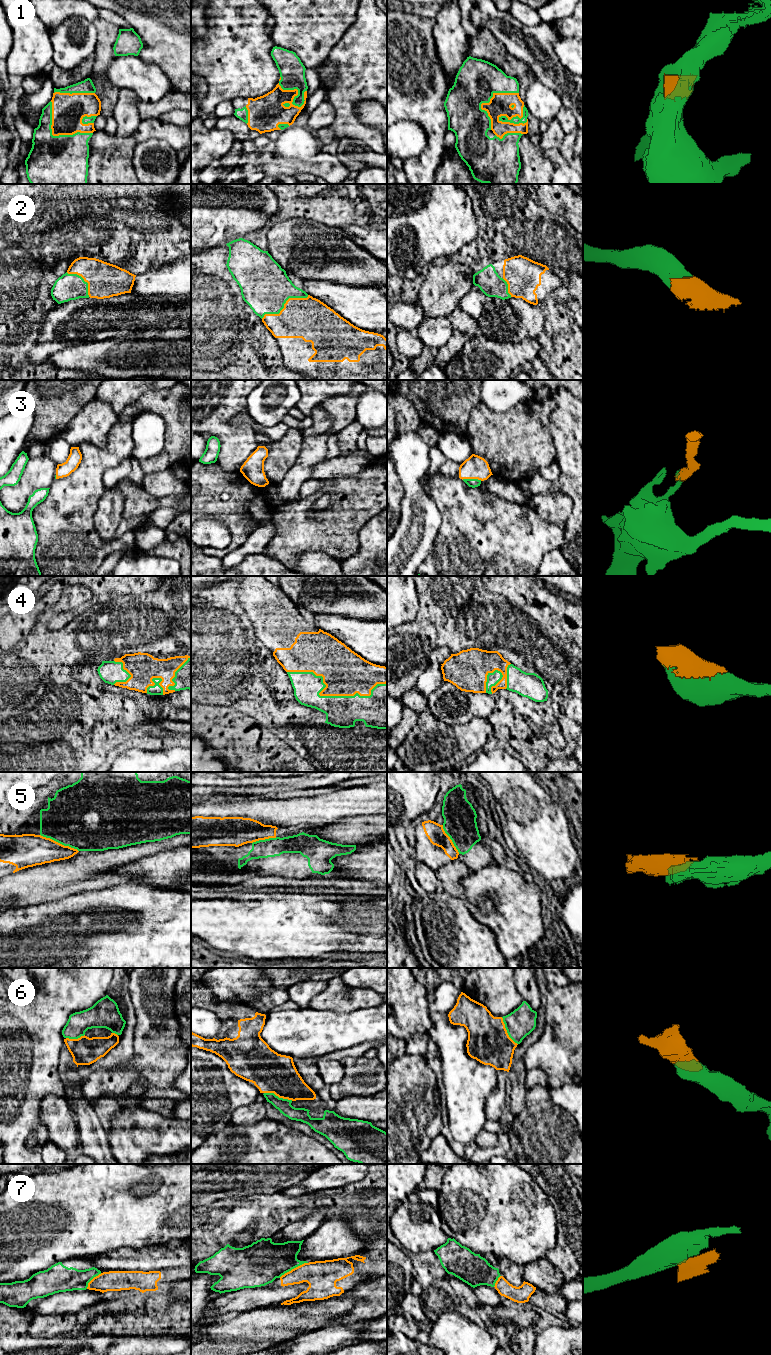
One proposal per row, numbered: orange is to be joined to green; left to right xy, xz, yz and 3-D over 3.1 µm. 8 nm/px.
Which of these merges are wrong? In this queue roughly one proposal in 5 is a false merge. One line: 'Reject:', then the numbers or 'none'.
Reject: 5, 7

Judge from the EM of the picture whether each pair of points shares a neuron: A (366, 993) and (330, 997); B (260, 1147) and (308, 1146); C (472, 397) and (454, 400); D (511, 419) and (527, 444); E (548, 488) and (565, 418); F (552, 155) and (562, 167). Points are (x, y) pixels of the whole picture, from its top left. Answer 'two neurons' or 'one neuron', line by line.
A: one neuron
B: one neuron
C: one neuron
D: one neuron
E: one neuron
F: one neuron

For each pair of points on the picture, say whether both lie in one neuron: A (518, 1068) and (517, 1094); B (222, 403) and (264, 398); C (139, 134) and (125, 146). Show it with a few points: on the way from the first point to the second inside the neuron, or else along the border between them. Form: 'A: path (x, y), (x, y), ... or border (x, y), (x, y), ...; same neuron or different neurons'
A: path (518, 1074), (518, 1088); same neuron
B: border (253, 390), (247, 397), (247, 414); different neurons
C: border (133, 134), (137, 142); different neurons

